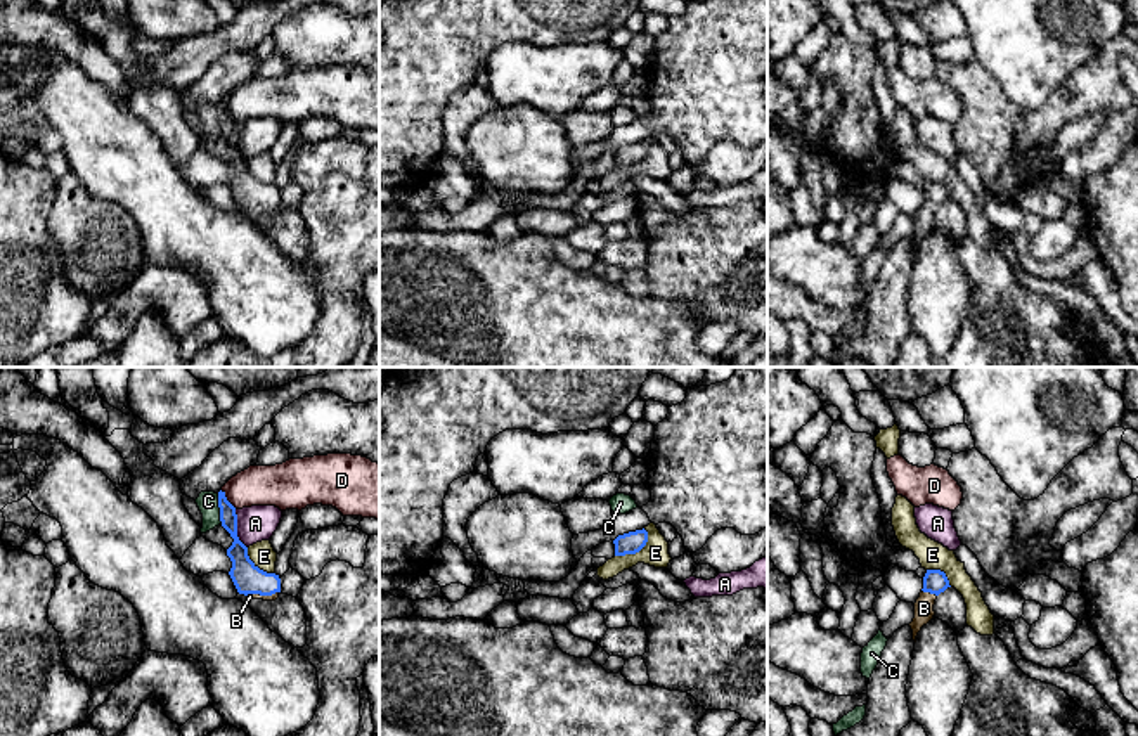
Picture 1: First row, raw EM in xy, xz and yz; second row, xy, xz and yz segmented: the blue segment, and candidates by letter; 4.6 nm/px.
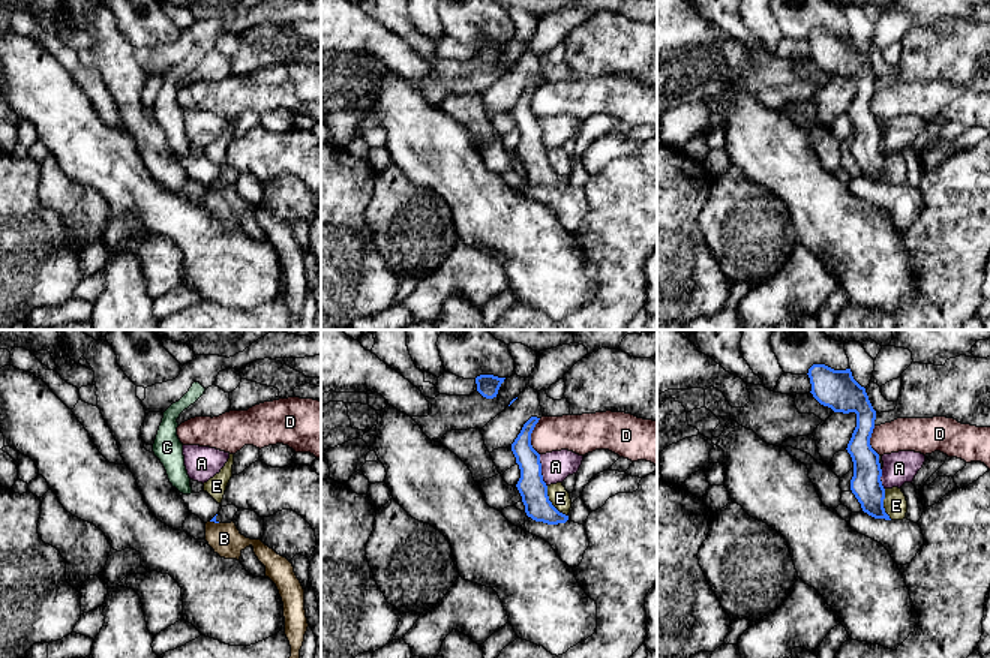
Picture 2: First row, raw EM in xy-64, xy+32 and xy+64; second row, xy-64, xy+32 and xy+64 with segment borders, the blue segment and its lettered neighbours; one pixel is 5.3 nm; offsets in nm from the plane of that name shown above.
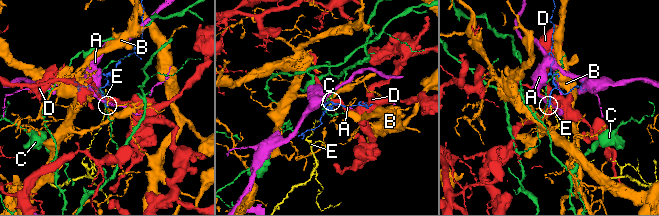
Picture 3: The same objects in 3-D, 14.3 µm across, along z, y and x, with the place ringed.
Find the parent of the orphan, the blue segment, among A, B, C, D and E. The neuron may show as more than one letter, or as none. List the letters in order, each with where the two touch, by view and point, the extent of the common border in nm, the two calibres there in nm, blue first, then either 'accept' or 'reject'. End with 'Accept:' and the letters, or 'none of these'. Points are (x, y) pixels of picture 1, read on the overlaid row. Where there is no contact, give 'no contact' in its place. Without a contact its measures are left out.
A: meets blue in xy at (236, 529); contact 190 nm long; 140 nm thick on the blue side, 170 nm on the other; reject
B: meets blue in yz at (929, 591); contact 80 nm long; 110 nm thick on the blue side, 100 nm on the other; accept
C: meets blue in xy at (220, 510); contact 150 nm long; 90 nm thick on the blue side, 100 nm on the other; reject
D: meets blue in xy at (226, 499); contact 120 nm long; 90 nm thick on the blue side, 190 nm on the other; reject
E: meets blue in xz at (636, 551); contact 200 nm long; 100 nm thick on the blue side, 120 nm on the other; reject
Accept: B

